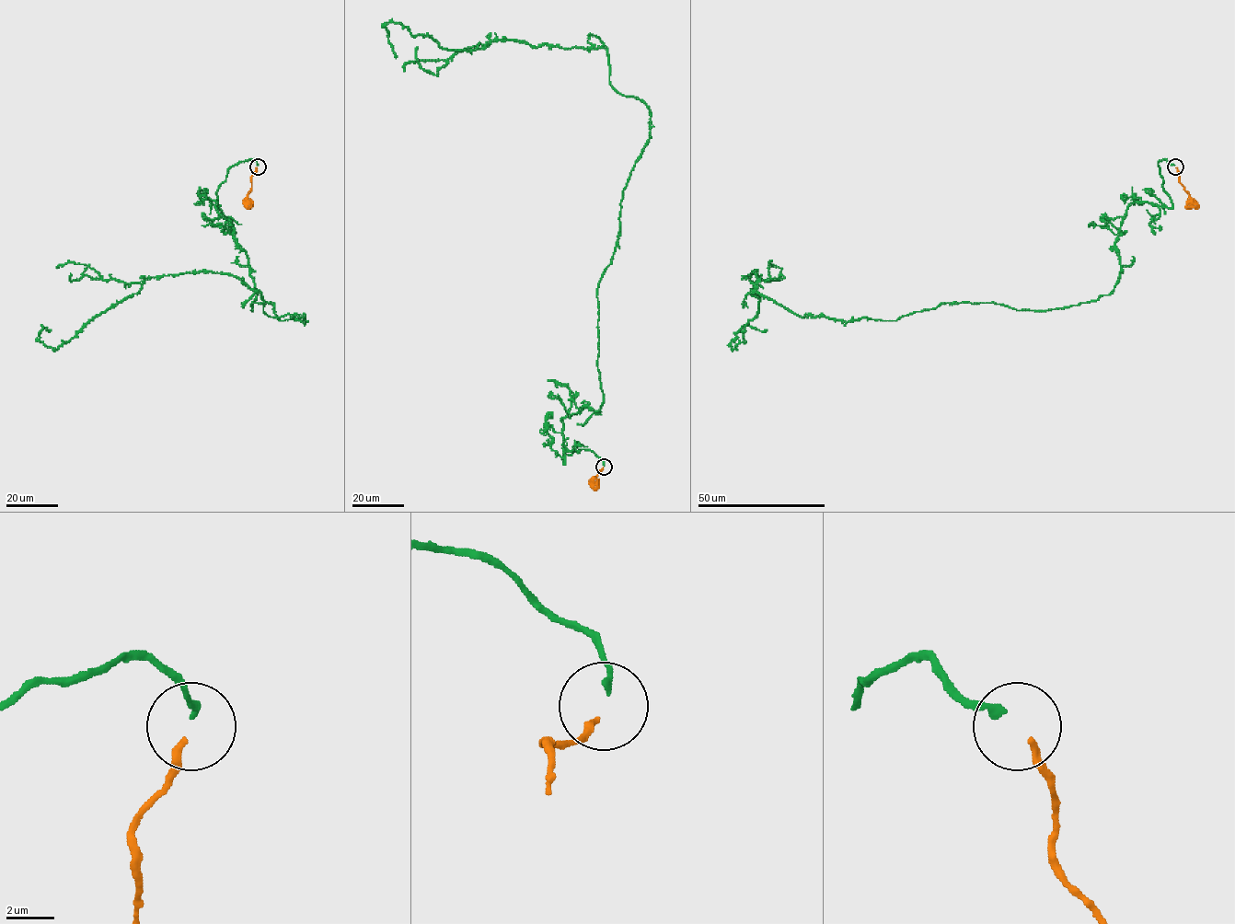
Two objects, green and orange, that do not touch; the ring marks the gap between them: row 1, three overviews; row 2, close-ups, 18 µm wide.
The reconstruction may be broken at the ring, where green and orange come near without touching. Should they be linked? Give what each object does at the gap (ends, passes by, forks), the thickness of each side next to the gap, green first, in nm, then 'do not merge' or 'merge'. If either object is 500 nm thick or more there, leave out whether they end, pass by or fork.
green ends; orange ends; calibres 280 and 280 nm; merge

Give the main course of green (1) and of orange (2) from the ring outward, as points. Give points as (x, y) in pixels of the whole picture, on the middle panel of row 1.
1: (604, 465), (564, 464), (562, 421), (603, 402), (649, 108), (605, 48), (389, 22), (396, 58)
2: (603, 467), (597, 470), (594, 480), (596, 489)

